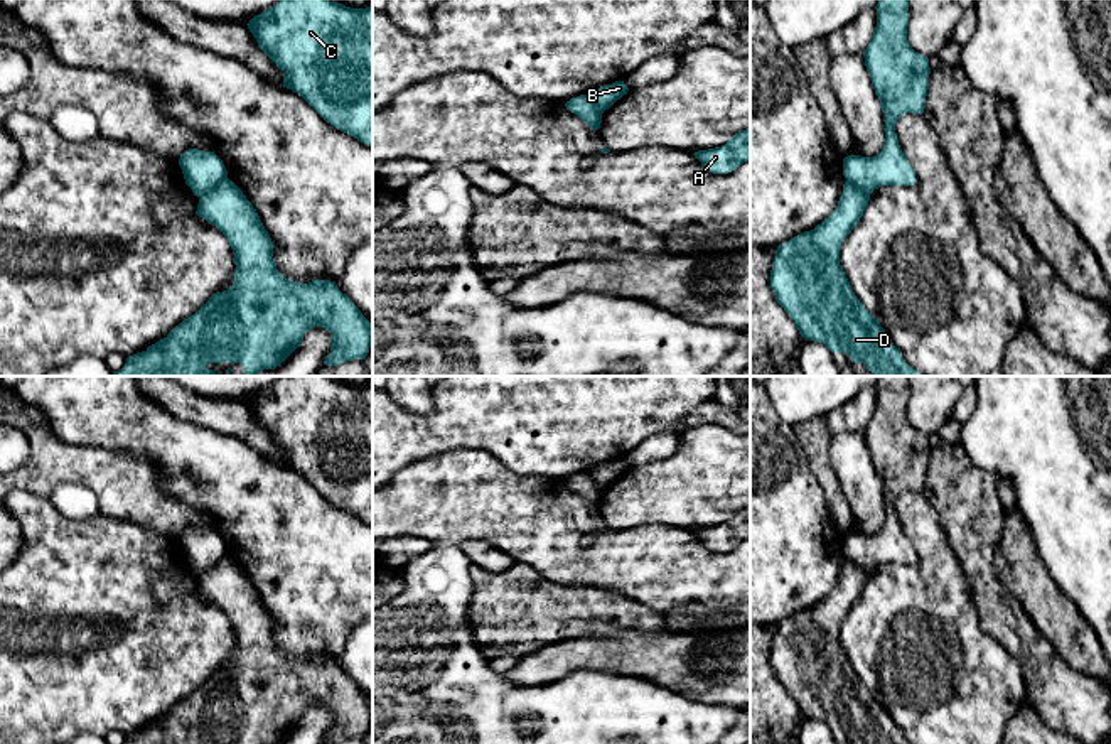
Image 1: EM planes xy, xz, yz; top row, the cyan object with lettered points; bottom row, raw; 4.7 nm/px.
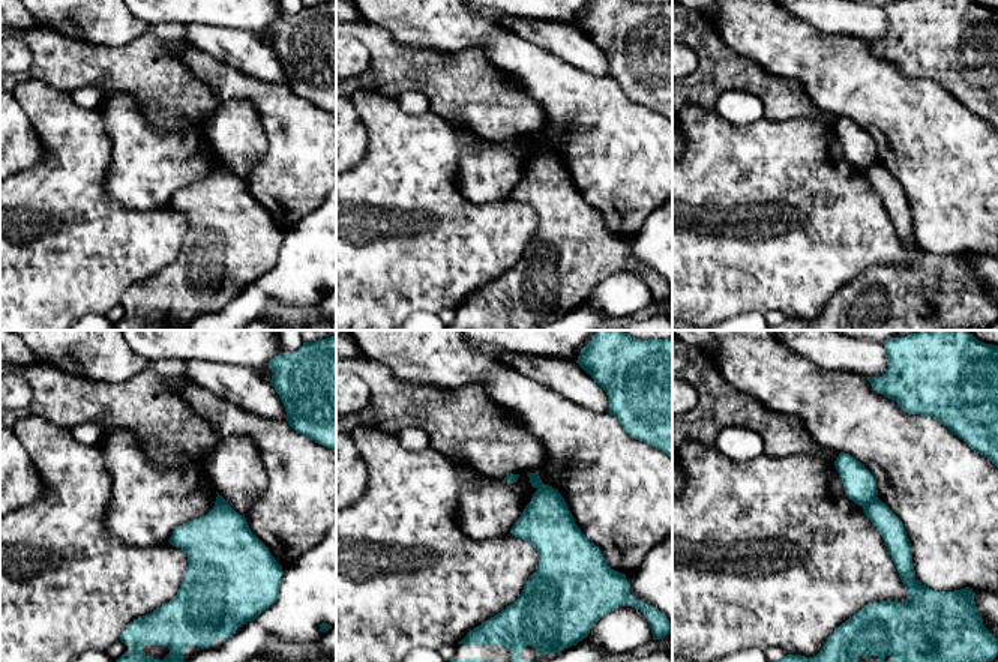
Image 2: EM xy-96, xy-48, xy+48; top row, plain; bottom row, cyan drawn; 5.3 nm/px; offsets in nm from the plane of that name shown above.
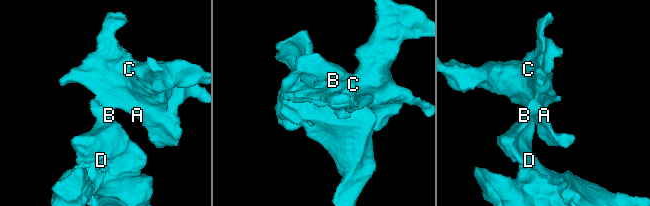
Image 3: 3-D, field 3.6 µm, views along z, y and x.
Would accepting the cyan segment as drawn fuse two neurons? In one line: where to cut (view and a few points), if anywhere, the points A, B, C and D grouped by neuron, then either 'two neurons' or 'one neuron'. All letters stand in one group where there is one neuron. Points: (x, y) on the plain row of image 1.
cut in xy along (226, 554), (199, 576); A C / B D; two neurons

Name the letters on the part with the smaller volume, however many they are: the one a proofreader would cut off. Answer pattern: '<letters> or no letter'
B, D

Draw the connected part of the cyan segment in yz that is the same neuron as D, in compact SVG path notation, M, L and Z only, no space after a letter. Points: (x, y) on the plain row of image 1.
M845 558L836 587L821 602L777 624L770 666L806 719L823 720L831 731L843 731L851 741L865 744L909 744L880 700L858 678L840 643L841 623L868 579L870 572Z

